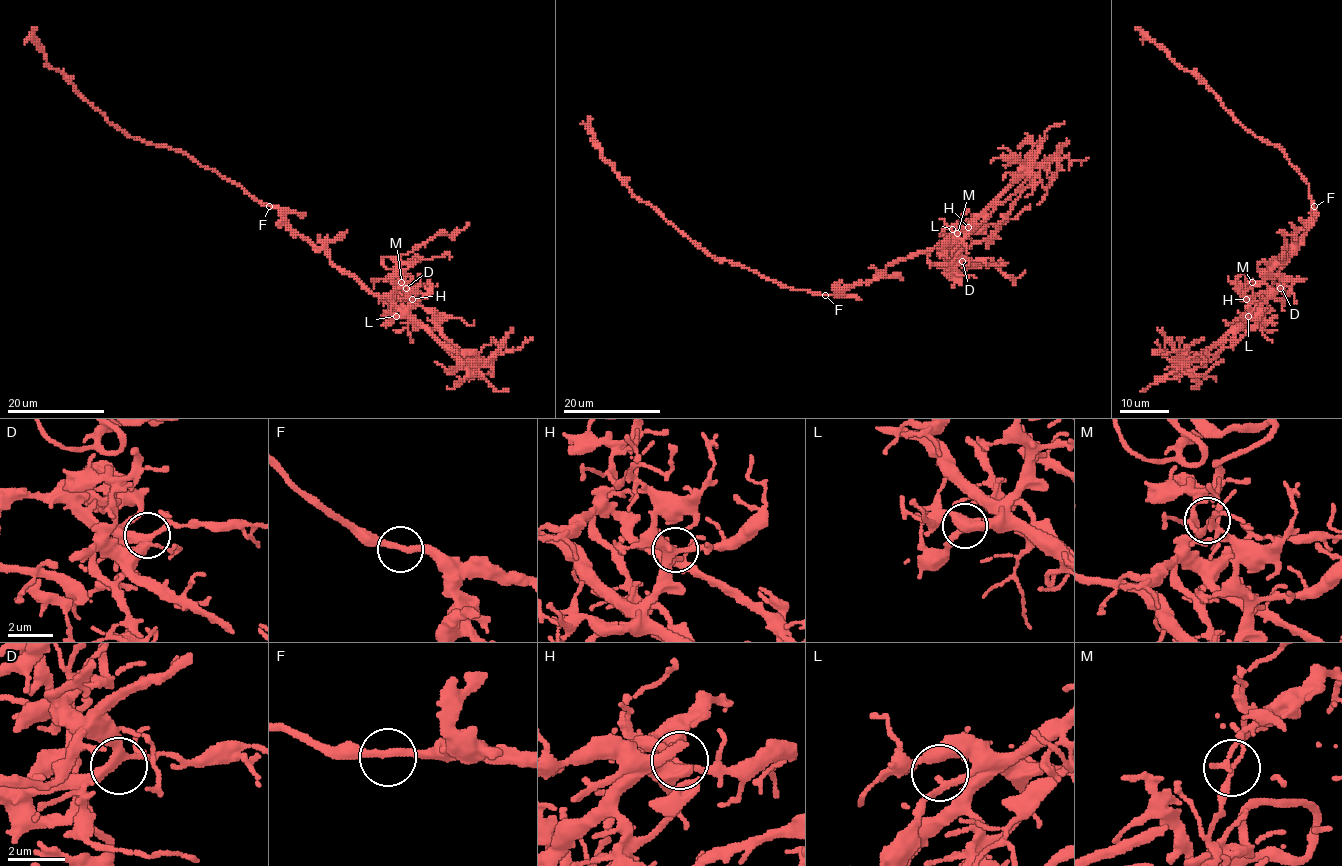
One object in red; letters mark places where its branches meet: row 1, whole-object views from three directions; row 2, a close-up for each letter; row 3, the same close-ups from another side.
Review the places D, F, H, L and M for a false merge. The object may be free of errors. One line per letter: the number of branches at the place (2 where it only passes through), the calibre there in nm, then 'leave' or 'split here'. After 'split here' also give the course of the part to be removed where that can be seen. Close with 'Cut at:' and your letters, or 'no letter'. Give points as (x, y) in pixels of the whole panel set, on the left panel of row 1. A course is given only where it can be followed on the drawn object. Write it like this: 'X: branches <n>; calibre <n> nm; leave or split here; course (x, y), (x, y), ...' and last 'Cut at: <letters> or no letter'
D: branches 3; calibre 300 nm; leave
F: branches 2; calibre 260 nm; leave
H: branches 3; calibre 280 nm; leave
L: branches 2; calibre 190 nm; leave
M: branches 2; calibre 140 nm; split here; course (401, 282), (395, 290), (402, 306), (496, 390), (509, 390)
Cut at: M

